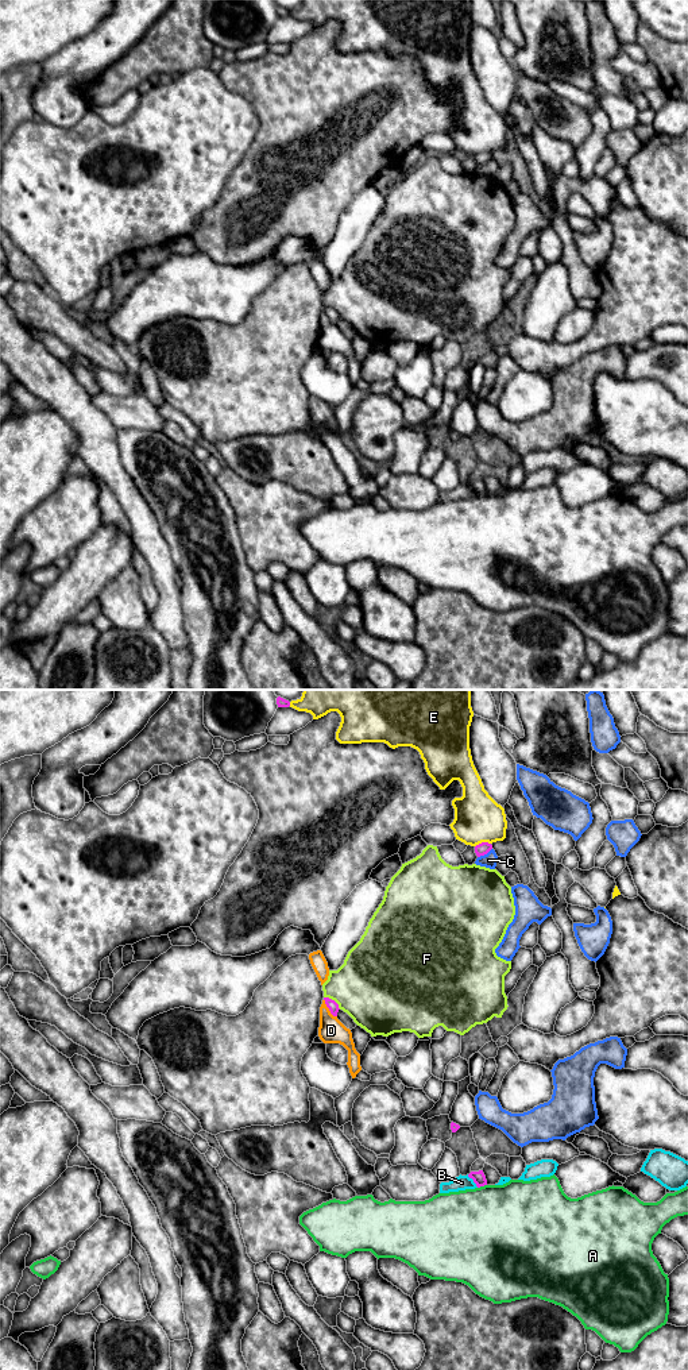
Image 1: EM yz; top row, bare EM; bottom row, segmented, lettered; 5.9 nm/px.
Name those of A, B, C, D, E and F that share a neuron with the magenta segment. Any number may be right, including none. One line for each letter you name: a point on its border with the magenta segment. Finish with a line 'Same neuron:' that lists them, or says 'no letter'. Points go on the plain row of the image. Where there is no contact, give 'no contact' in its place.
Same neuron: no letter

